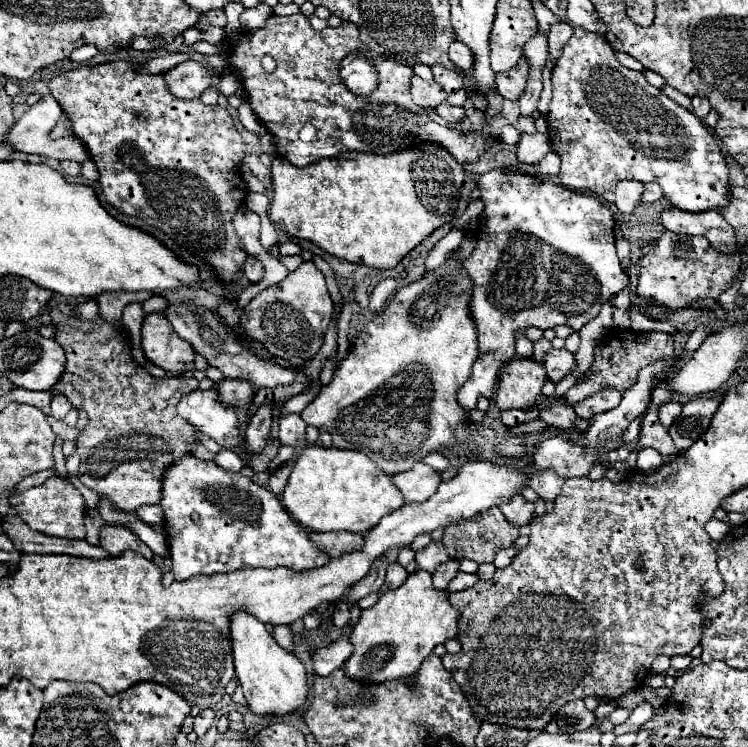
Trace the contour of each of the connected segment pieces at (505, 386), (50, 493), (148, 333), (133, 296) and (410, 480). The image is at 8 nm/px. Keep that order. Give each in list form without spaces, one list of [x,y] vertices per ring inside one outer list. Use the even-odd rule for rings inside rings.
[[[511,358],[501,374],[495,404],[499,410],[509,408],[531,408],[533,402],[541,396],[541,388],[547,380],[545,366],[531,358]]]
[[[53,476],[45,484],[32,487],[9,498],[9,504],[13,506],[14,512],[34,530],[62,538],[85,539],[86,537],[84,499],[69,480],[61,480]],[[17,498],[19,498],[19,503],[17,503]]]
[[[161,312],[145,316],[141,326],[141,350],[151,364],[163,368],[169,374],[195,370],[193,346],[177,336]]]
[[[103,292],[101,296],[97,296],[99,314],[101,314],[105,320],[111,320],[111,322],[119,322],[119,320],[121,320],[121,312],[123,312],[123,308],[125,308],[127,304],[131,304],[131,302],[143,302],[143,300],[149,300],[151,296],[155,296],[155,294],[151,294],[151,292]]]
[[[415,462],[409,470],[395,474],[393,482],[403,492],[405,504],[411,504],[411,502],[427,500],[441,484],[441,476],[431,466],[425,466],[423,462]]]

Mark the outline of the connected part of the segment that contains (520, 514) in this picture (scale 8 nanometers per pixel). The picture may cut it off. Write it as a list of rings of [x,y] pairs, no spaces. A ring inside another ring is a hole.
[[[521,494],[513,496],[509,502],[501,506],[505,518],[515,526],[525,526],[533,516],[533,502],[527,502]]]

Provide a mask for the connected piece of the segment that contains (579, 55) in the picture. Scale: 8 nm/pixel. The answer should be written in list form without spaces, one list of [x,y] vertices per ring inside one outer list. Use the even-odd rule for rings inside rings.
[[[575,28],[575,34],[563,48],[559,64],[551,72],[551,82],[553,100],[547,114],[547,126],[551,148],[561,156],[561,186],[577,192],[593,192],[613,204],[617,182],[657,182],[663,188],[663,196],[669,200],[669,206],[685,212],[721,210],[731,202],[729,168],[715,136],[693,112],[681,108],[661,90],[653,88],[641,72],[621,66],[603,36]]]

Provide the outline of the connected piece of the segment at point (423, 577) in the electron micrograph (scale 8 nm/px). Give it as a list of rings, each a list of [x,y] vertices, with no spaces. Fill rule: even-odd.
[[[417,570],[409,574],[403,586],[385,592],[375,606],[361,612],[357,626],[351,632],[351,644],[355,646],[355,652],[343,666],[351,678],[383,682],[411,676],[419,670],[421,662],[437,644],[445,644],[445,640],[451,638],[459,640],[461,612],[447,602],[447,590],[441,592],[433,588],[431,578],[431,572]]]

